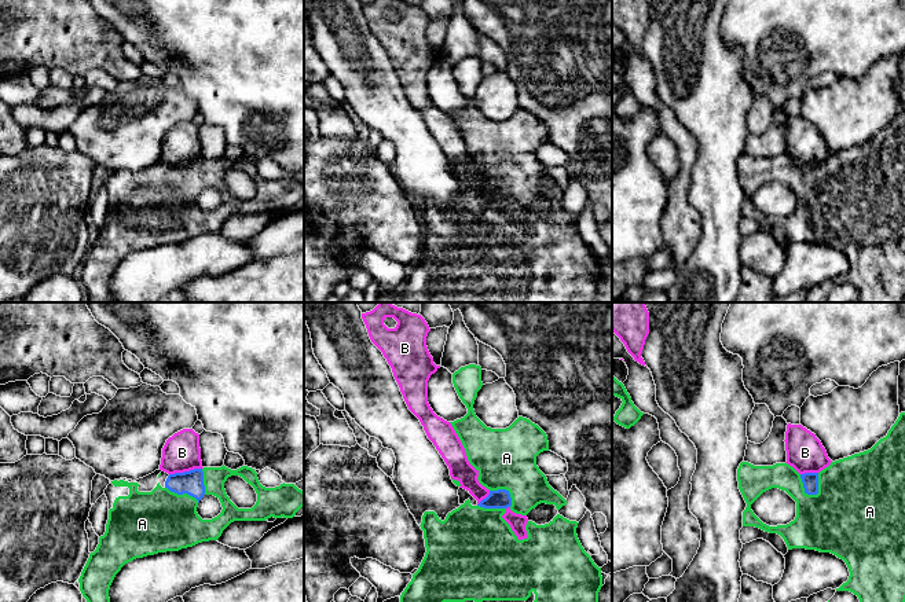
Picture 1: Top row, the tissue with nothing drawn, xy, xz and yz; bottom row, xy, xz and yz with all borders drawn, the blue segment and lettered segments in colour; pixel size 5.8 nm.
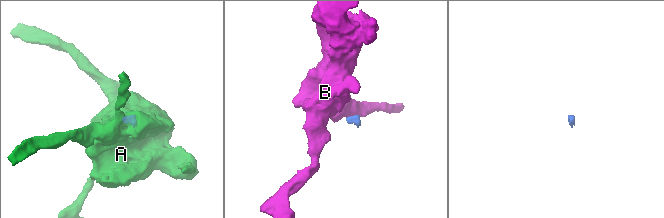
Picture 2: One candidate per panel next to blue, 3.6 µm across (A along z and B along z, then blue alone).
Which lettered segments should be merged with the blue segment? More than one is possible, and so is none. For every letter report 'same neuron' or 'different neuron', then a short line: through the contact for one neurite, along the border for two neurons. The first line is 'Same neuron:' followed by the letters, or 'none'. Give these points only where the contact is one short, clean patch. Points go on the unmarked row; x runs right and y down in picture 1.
Same neuron: A
A: same neuron
B: different neuron; line xy (201, 160), (169, 166)

